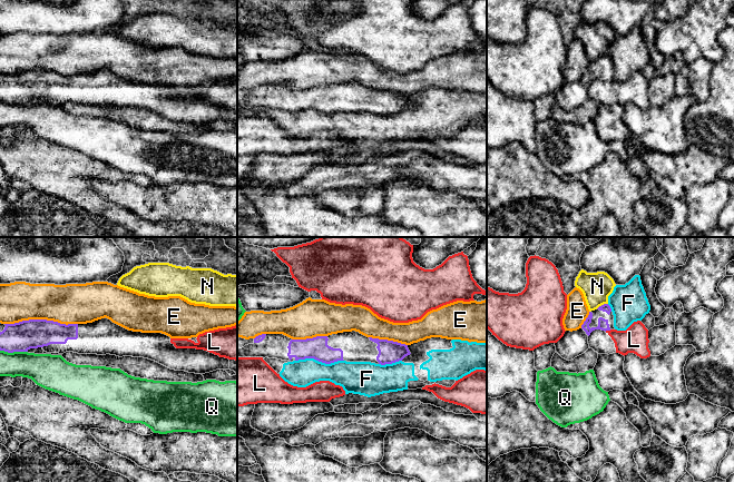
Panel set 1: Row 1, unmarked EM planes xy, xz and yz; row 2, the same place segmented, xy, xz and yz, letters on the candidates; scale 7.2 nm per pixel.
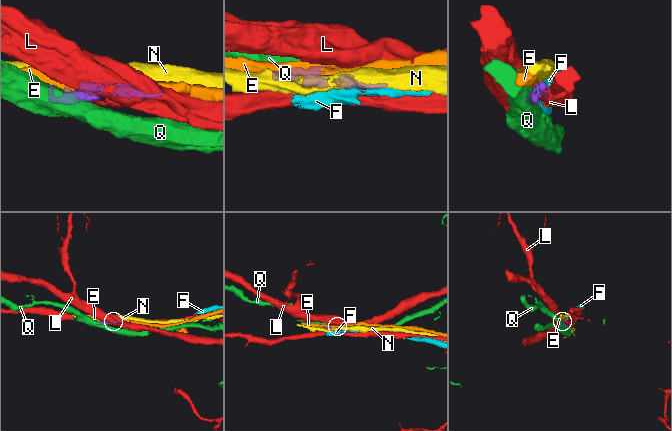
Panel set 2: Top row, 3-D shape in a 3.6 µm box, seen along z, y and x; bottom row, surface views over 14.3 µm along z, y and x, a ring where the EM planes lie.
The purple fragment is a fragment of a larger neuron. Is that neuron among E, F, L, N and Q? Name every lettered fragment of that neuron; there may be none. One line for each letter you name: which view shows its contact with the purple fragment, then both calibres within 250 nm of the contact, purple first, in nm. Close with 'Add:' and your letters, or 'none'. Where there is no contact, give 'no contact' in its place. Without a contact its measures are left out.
Add: none

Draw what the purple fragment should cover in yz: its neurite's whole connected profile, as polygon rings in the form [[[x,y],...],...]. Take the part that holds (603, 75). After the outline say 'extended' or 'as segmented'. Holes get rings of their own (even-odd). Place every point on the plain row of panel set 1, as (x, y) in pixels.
[[[608,55],[589,62],[588,68],[577,81],[566,81],[564,87],[555,94],[556,102],[565,110],[571,111],[584,105],[588,99],[588,87],[595,80],[610,81],[614,78],[614,66]]]; extended

